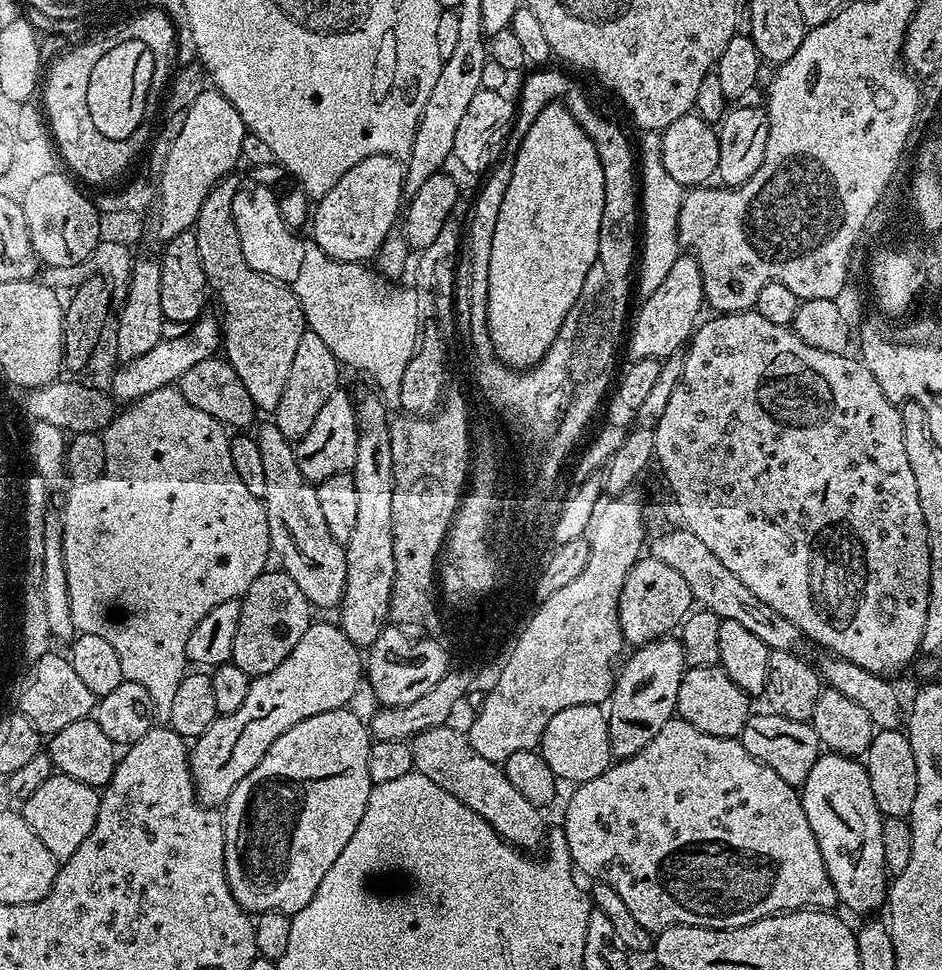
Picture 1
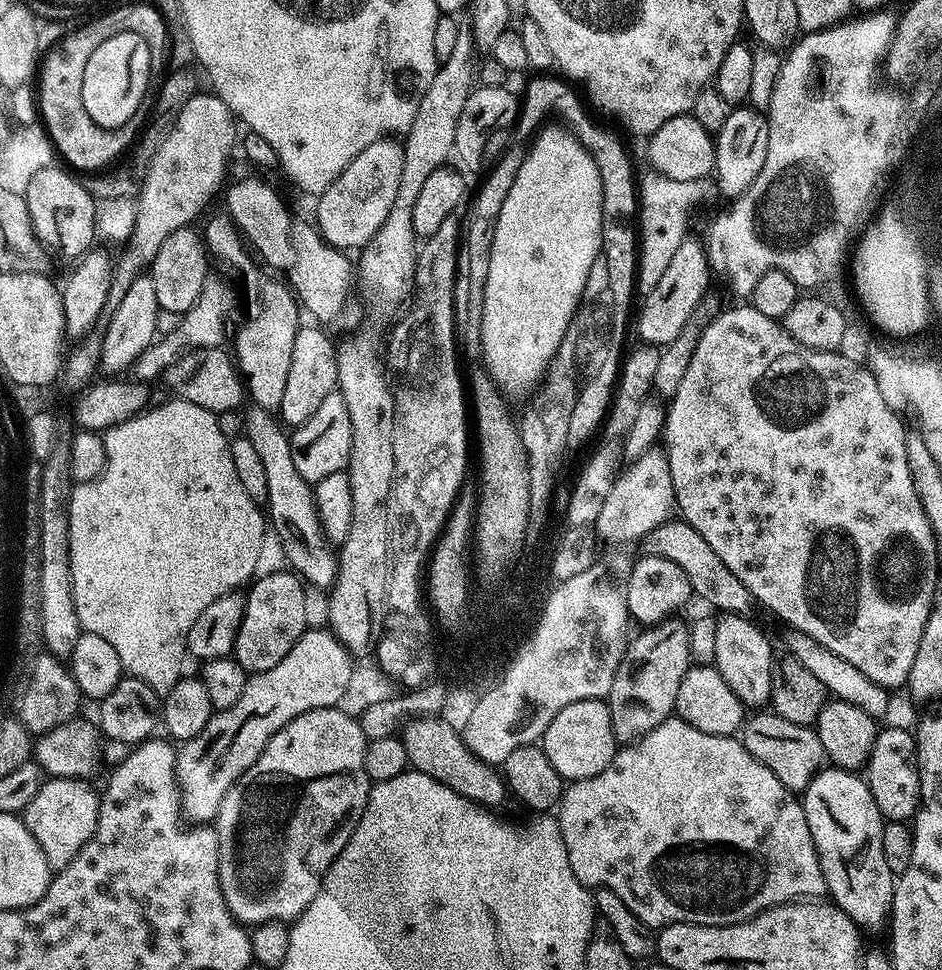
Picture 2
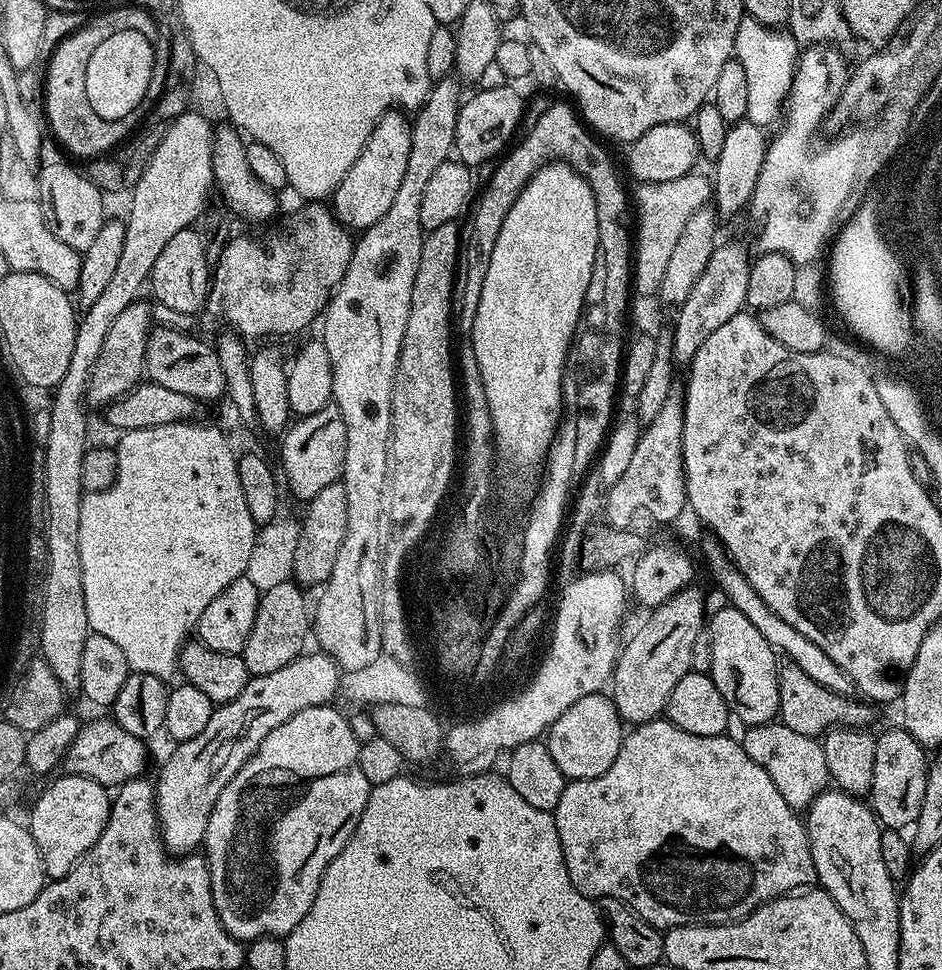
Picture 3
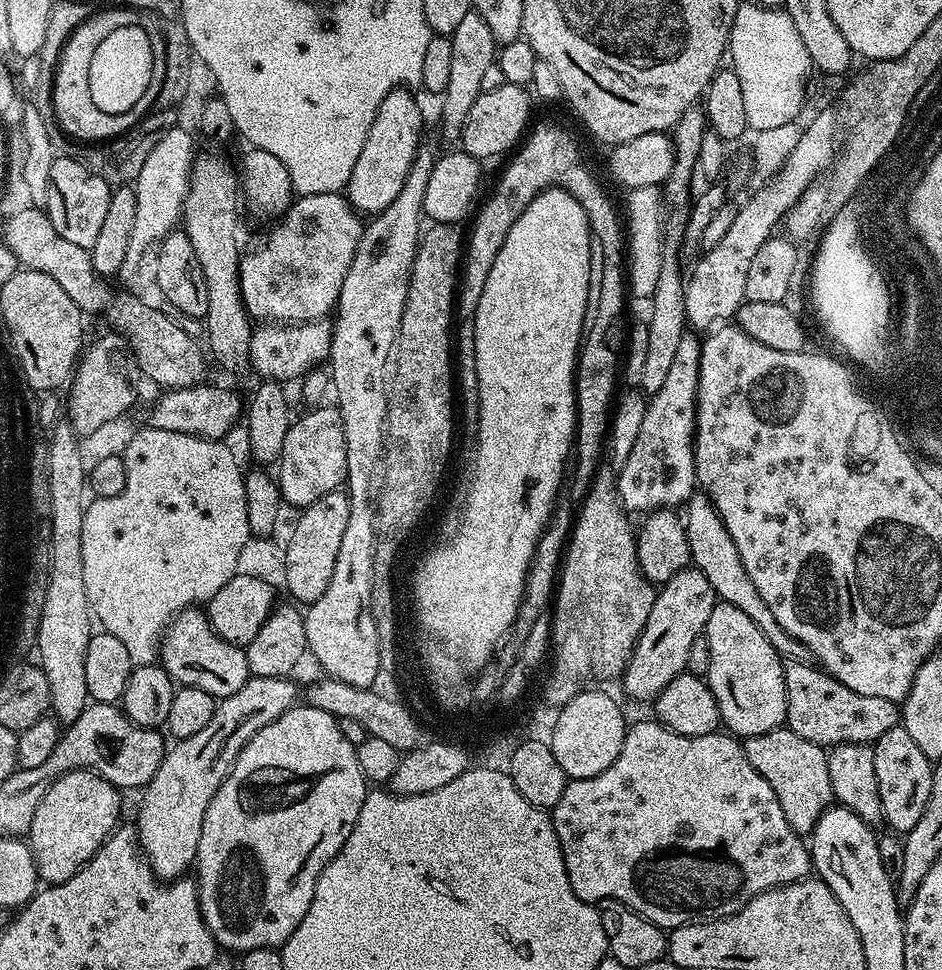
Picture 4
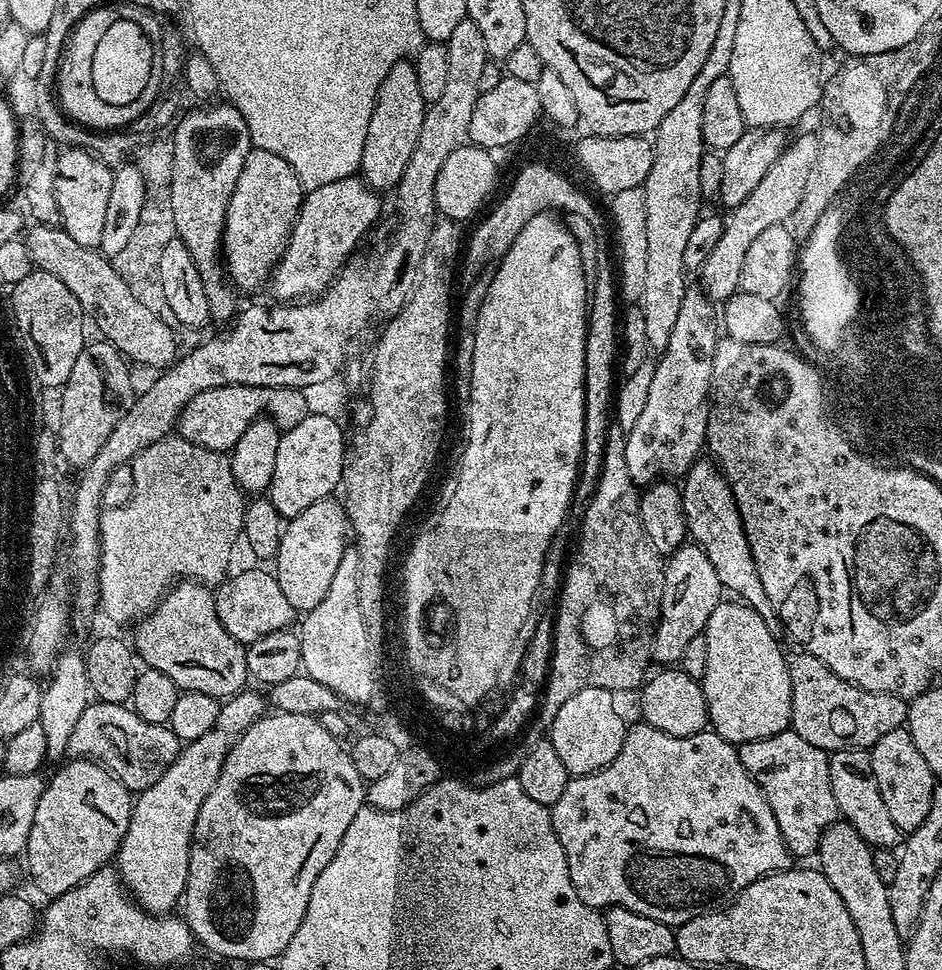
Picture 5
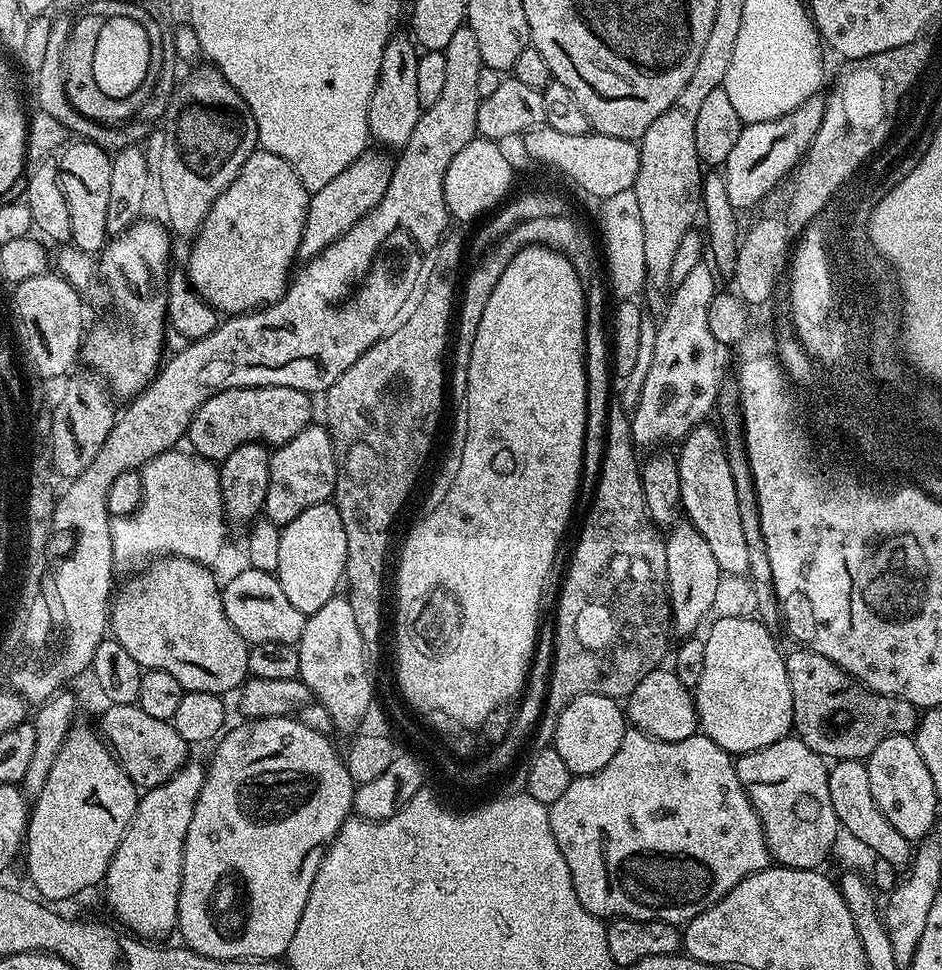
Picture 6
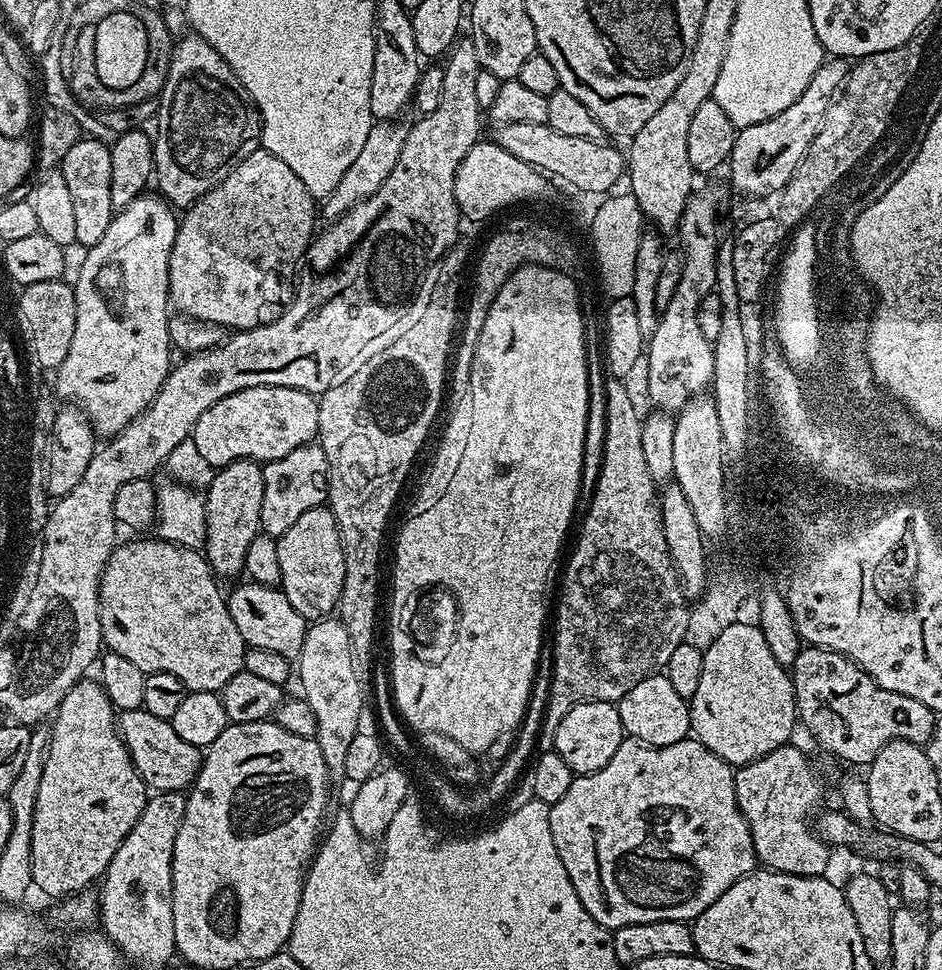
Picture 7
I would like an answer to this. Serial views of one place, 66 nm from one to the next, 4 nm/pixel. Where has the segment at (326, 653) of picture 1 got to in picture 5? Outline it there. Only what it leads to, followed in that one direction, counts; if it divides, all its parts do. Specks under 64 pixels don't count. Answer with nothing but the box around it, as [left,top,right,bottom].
[114,690,266,913]

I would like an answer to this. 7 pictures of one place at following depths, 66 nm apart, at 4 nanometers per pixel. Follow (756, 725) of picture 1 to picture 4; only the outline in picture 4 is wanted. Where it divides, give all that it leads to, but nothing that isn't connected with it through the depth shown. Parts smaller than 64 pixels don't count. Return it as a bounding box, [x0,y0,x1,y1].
[743,726,834,833]

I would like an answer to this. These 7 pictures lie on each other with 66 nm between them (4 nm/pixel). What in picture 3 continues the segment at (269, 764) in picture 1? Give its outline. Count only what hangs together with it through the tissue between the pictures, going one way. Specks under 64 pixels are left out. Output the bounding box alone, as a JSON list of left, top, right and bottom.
[202,707,370,942]

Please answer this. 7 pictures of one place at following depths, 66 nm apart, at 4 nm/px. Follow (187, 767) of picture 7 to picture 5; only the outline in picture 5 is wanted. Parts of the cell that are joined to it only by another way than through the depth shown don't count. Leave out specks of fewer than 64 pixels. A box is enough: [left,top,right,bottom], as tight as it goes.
[67,702,182,794]

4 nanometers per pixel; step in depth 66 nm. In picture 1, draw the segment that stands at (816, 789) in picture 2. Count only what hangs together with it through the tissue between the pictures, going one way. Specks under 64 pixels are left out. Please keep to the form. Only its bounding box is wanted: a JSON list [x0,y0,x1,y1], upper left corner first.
[800,754,890,914]

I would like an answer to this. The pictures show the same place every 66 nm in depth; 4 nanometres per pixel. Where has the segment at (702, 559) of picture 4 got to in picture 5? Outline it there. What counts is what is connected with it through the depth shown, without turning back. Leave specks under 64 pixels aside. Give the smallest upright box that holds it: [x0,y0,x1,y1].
[682,459,782,633]

